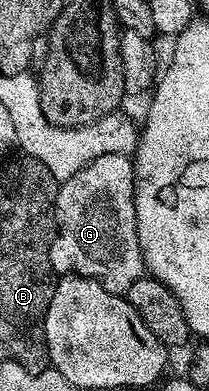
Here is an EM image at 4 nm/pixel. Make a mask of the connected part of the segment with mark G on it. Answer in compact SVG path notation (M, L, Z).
M104 154L95 160L88 162L86 166L78 173L73 174L67 180L61 181L58 197L56 198L56 206L54 207L54 219L56 221L56 231L54 240L50 244L50 261L54 267L55 273L73 274L76 276L87 276L96 282L100 282L100 286L104 286L104 290L125 294L132 286L132 282L136 282L144 275L144 265L142 263L142 251L140 250L140 238L136 230L136 202L134 201L134 162L129 155Z

